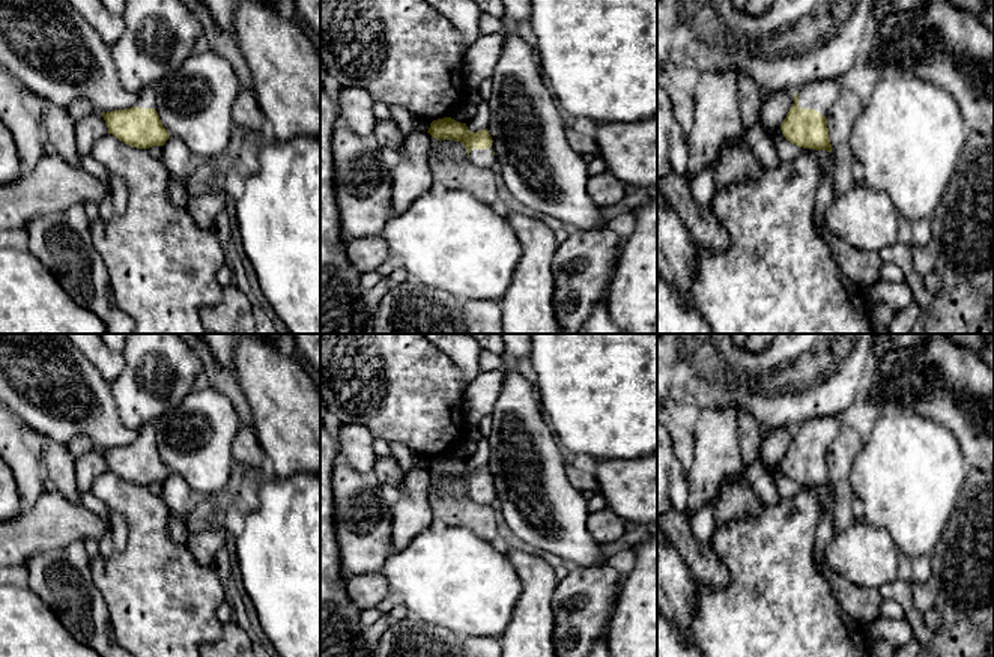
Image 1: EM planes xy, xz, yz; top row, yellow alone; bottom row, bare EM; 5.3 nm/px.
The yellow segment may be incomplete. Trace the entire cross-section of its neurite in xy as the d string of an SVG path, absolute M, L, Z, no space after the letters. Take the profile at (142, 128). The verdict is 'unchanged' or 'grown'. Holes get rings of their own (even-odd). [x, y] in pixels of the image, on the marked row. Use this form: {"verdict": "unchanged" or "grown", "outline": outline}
{"verdict": "grown", "outline": "M153 86L137 93L137 102L131 108L101 114L108 134L113 134L131 147L149 149L152 146L164 146L170 138L156 111Z"}

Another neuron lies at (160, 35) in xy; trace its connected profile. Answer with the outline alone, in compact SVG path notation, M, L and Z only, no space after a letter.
M125 0L123 35L111 45L122 87L132 93L179 68L202 33L200 21L180 0Z

